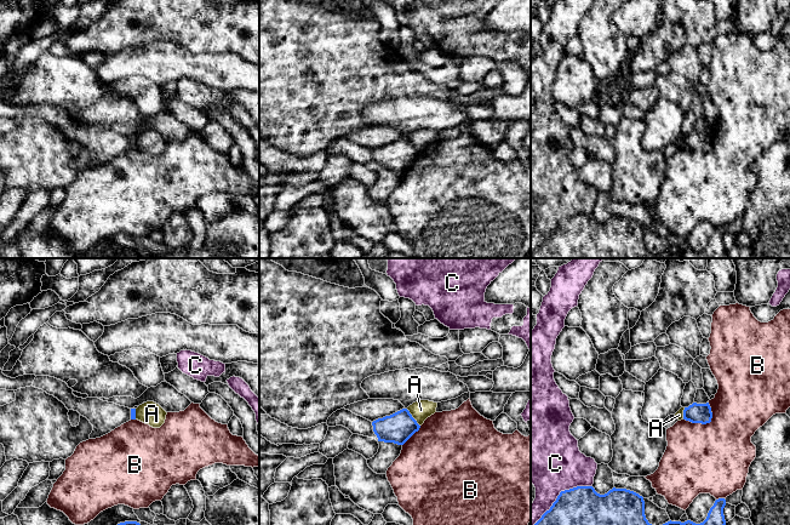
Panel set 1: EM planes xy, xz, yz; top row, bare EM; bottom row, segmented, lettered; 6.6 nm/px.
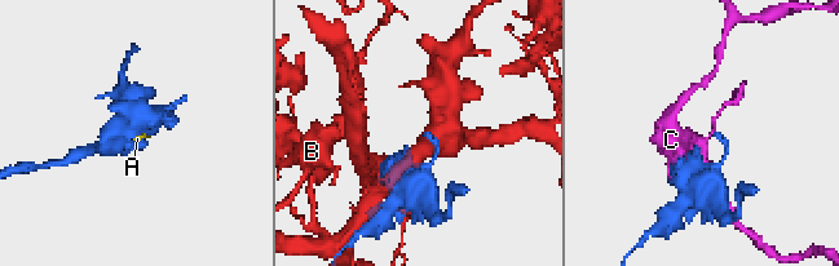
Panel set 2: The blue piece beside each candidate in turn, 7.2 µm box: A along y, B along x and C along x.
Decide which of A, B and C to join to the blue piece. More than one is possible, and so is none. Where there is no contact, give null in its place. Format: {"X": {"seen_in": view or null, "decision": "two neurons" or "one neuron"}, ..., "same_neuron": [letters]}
{"A": {"seen_in": "xz", "decision": "one neuron"}, "B": {"seen_in": "yz", "decision": "two neurons"}, "C": {"seen_in": "yz", "decision": "two neurons"}, "same_neuron": ["A"]}

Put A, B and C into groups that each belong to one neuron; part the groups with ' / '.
A / B / C

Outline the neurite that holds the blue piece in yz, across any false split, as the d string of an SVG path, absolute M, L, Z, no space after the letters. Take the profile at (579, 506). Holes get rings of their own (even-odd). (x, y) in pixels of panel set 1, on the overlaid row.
M592 486L561 491L549 510L534 525L652 525L645 515L645 501L639 493L613 487L600 495Z

